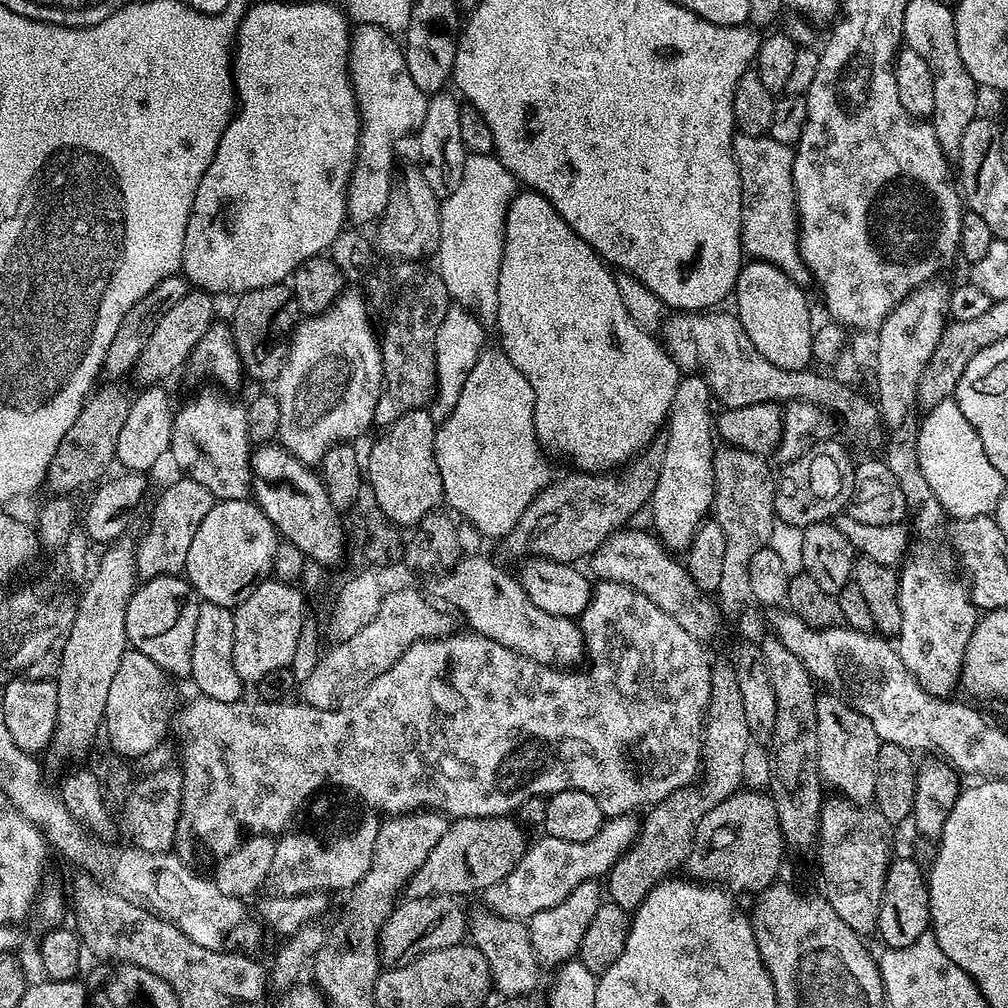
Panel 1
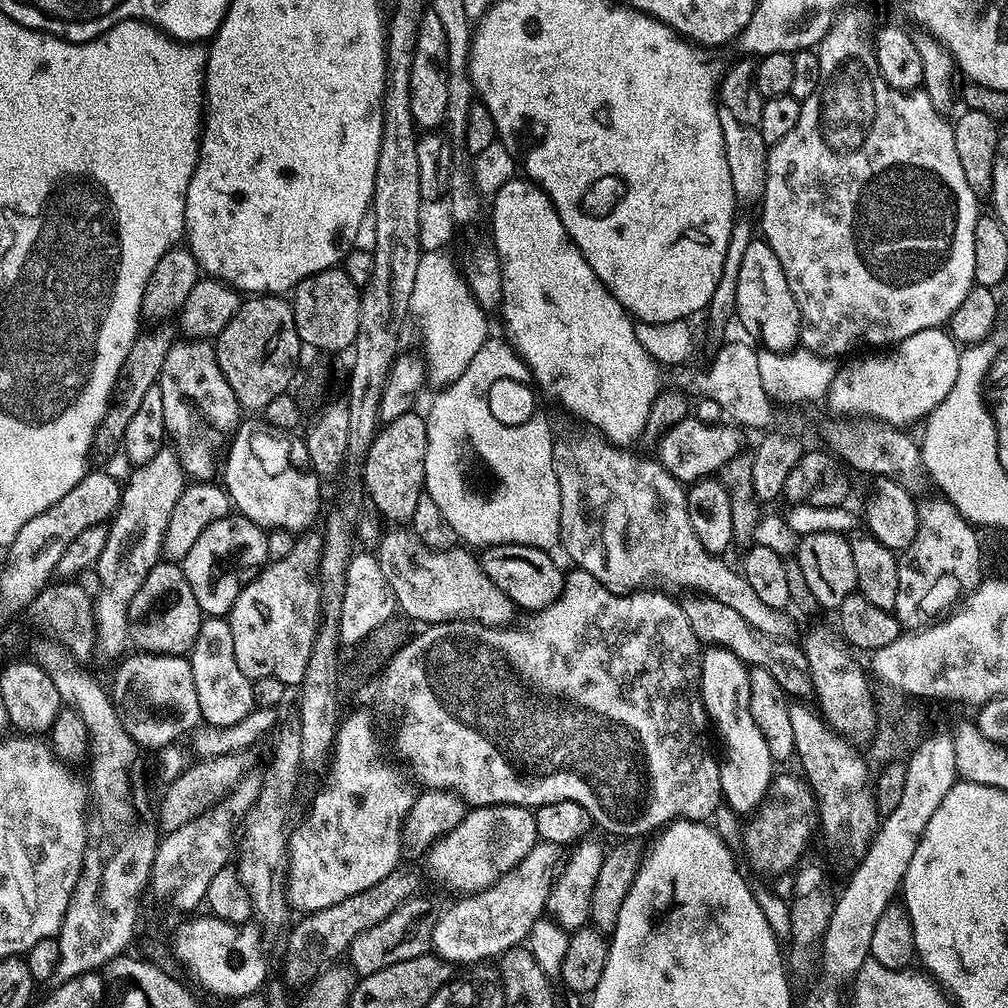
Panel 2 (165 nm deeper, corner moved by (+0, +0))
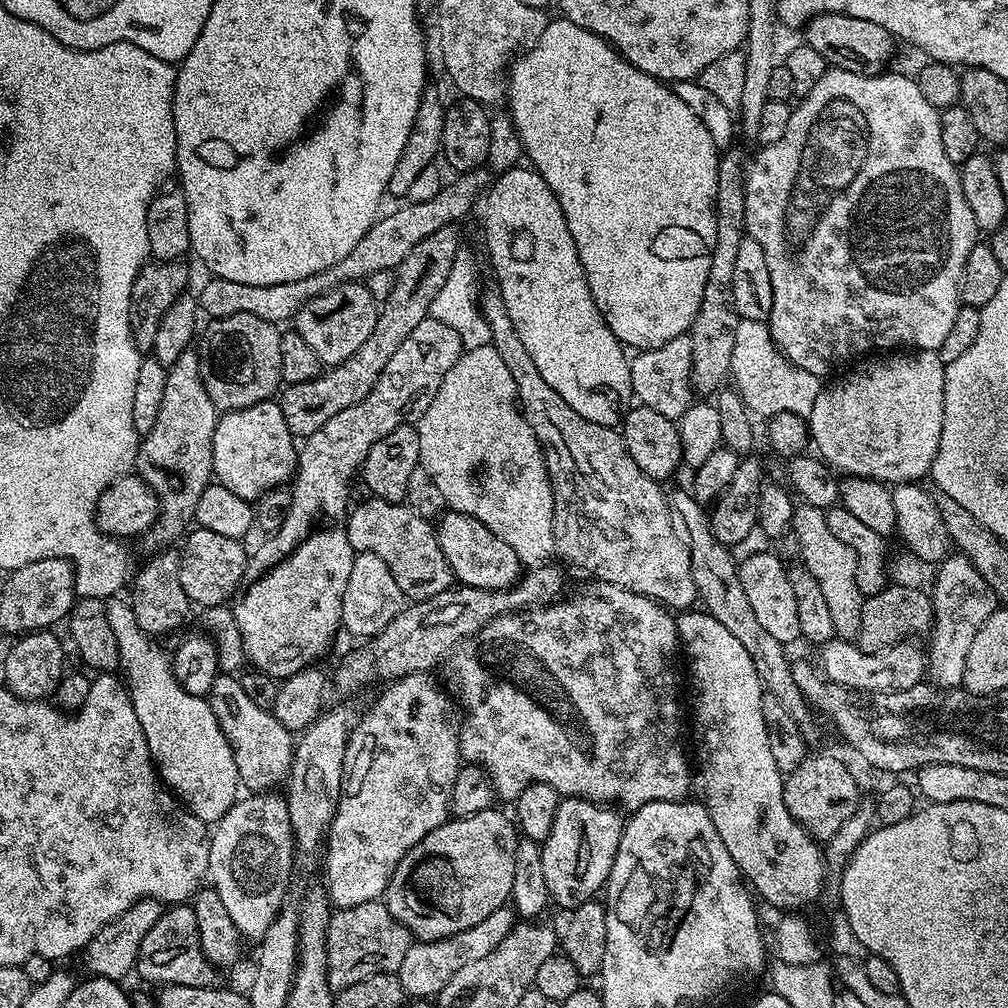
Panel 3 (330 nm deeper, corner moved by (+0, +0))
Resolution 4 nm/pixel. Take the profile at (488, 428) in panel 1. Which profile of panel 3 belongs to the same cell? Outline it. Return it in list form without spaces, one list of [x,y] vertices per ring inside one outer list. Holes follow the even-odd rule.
[[[487,344],[461,352],[450,374],[442,378],[442,386],[438,386],[434,402],[430,402],[426,414],[415,421],[414,427],[420,447],[419,467],[434,478],[434,486],[442,490],[444,503],[451,511],[482,522],[482,526],[502,538],[502,542],[518,554],[521,565],[543,565],[547,561],[544,559],[555,553],[552,529],[554,494],[552,477],[544,461],[544,449],[518,407],[516,383],[510,374],[510,366],[502,362],[502,354],[498,354],[496,348]]]

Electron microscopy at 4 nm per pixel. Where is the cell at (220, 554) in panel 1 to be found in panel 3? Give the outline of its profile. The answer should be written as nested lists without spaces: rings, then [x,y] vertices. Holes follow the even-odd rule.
[[[199,526],[193,529],[184,544],[184,552],[179,553],[182,590],[186,590],[193,605],[201,604],[201,609],[227,605],[240,579],[245,579],[249,553],[244,552],[240,540],[226,538],[226,534],[214,534],[214,530]]]

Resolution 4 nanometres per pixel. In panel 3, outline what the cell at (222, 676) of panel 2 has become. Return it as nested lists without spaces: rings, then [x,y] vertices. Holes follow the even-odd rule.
[[[217,675],[216,681],[212,683],[212,688],[208,692],[206,699],[211,704],[212,710],[220,723],[221,730],[224,731],[232,747],[233,754],[236,756],[239,783],[245,789],[248,787],[247,791],[252,794],[267,793],[269,790],[276,788],[274,787],[275,784],[283,785],[292,771],[293,733],[289,732],[286,726],[282,726],[282,722],[278,722],[269,709],[254,706],[254,702],[250,702],[248,695],[242,691],[239,679],[235,675]]]

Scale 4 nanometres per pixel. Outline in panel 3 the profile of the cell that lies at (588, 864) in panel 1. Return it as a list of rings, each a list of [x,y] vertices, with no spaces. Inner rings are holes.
[[[505,906],[494,910],[490,918],[482,918],[478,926],[470,930],[462,930],[445,940],[421,940],[414,942],[410,950],[406,950],[406,958],[402,958],[402,966],[398,973],[405,993],[412,998],[435,998],[440,991],[458,974],[458,970],[463,970],[480,959],[486,958],[502,938],[512,931],[514,927],[514,912],[511,907]]]

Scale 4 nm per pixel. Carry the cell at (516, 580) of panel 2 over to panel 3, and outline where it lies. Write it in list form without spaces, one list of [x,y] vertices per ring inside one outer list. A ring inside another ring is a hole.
[[[445,511],[439,517],[436,528],[436,541],[440,544],[446,562],[452,568],[453,577],[461,585],[470,588],[510,588],[522,575],[522,565],[518,554],[502,538],[498,538],[482,522],[461,512]]]

